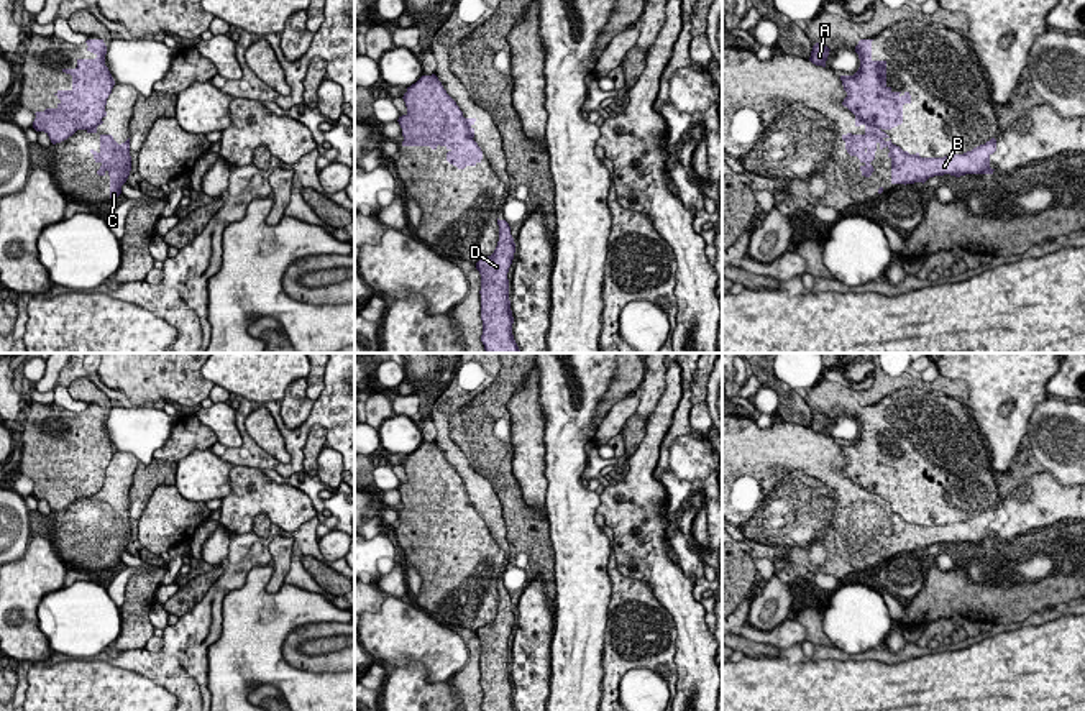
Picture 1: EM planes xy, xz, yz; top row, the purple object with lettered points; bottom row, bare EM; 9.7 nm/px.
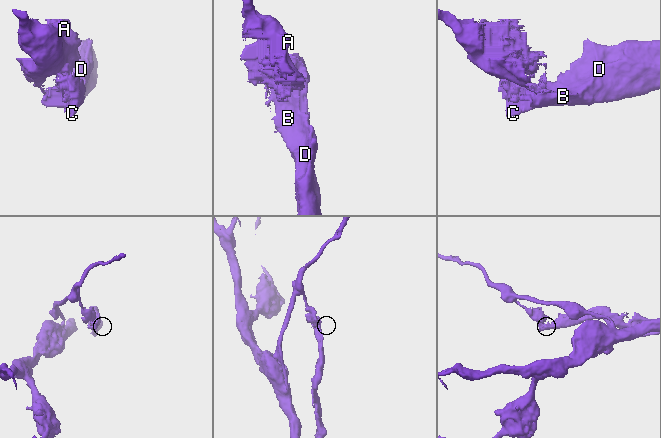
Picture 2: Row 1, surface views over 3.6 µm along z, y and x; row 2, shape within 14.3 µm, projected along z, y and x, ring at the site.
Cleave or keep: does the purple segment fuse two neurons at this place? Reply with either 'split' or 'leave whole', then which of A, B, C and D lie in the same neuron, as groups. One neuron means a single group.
split | A / B C D

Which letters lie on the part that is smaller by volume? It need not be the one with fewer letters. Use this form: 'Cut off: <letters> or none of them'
Cut off: B, C, D

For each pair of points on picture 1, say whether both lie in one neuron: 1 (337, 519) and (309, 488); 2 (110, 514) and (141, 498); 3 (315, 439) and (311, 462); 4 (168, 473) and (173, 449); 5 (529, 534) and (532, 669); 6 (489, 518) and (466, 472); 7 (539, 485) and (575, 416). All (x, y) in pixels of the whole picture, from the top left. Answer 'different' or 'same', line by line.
1: same
2: different
3: same
4: different
5: different
6: same
7: different

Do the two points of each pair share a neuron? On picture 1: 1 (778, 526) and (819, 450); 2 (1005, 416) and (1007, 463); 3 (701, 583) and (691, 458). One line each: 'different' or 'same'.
1: different
2: same
3: same

